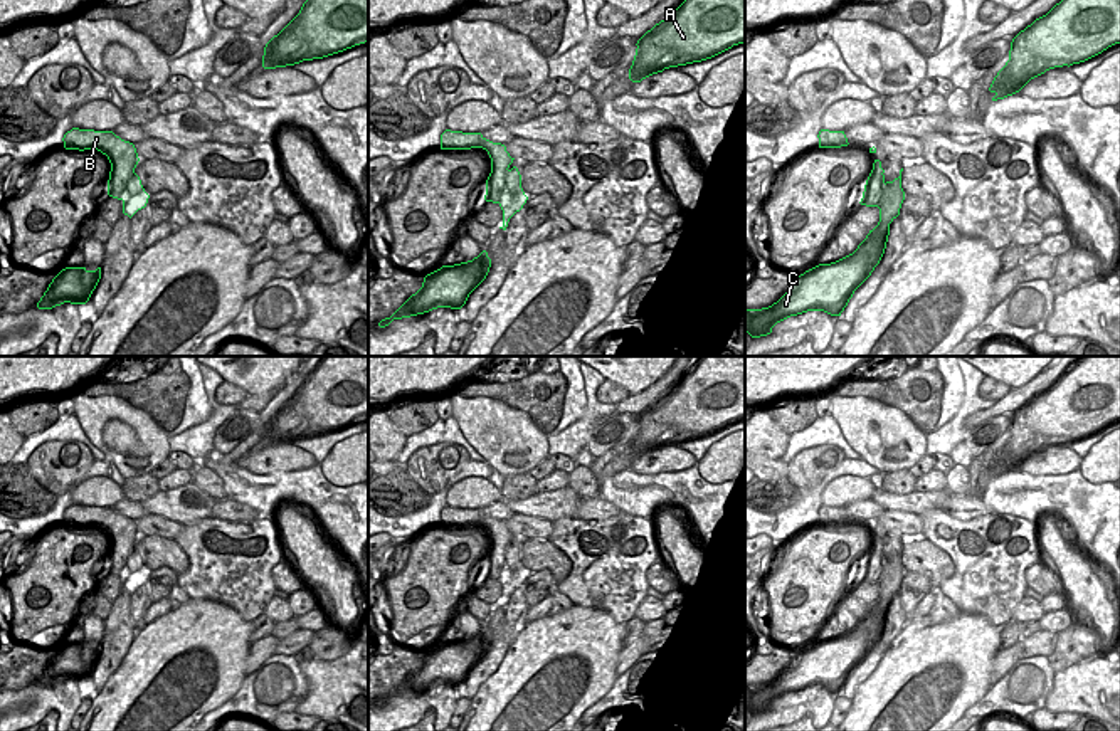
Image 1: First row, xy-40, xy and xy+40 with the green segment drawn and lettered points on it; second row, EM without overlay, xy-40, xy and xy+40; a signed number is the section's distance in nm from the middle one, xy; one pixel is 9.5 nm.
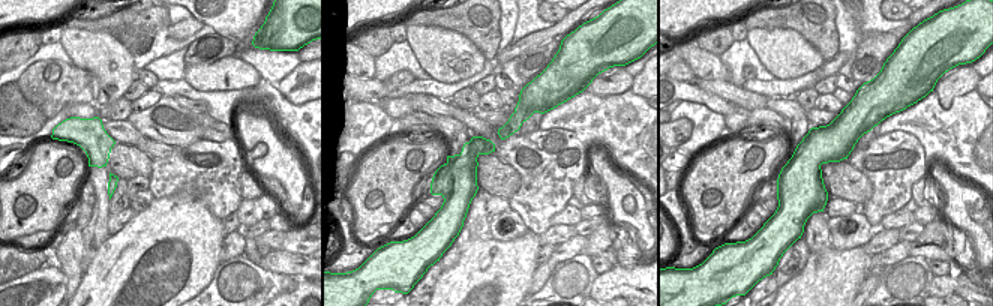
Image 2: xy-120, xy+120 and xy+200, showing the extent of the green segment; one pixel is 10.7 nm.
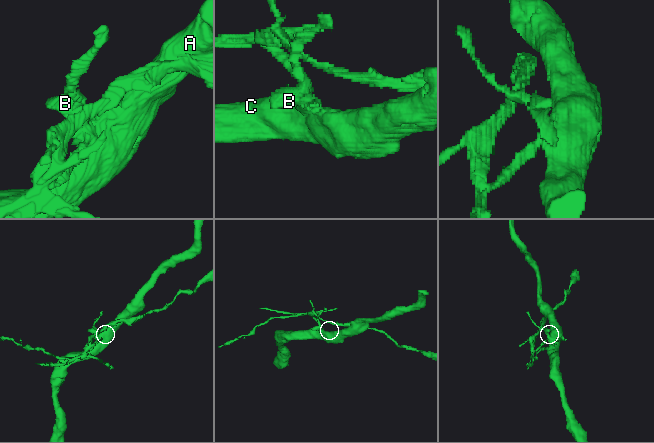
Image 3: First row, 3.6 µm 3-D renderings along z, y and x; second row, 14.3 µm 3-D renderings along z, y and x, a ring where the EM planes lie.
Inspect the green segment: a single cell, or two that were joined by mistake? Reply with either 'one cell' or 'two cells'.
two cells

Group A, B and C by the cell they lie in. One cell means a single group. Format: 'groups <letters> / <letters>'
groups A C / B

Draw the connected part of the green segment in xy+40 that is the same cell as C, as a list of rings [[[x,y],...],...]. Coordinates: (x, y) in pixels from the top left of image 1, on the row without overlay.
[[[903,544],[898,555],[885,560],[878,583],[880,598],[858,625],[836,639],[806,647],[772,682],[745,686],[745,709],[752,714],[767,713],[777,699],[807,687],[841,692],[854,667],[871,652],[885,630],[890,600],[900,592],[905,576],[901,548]]]

